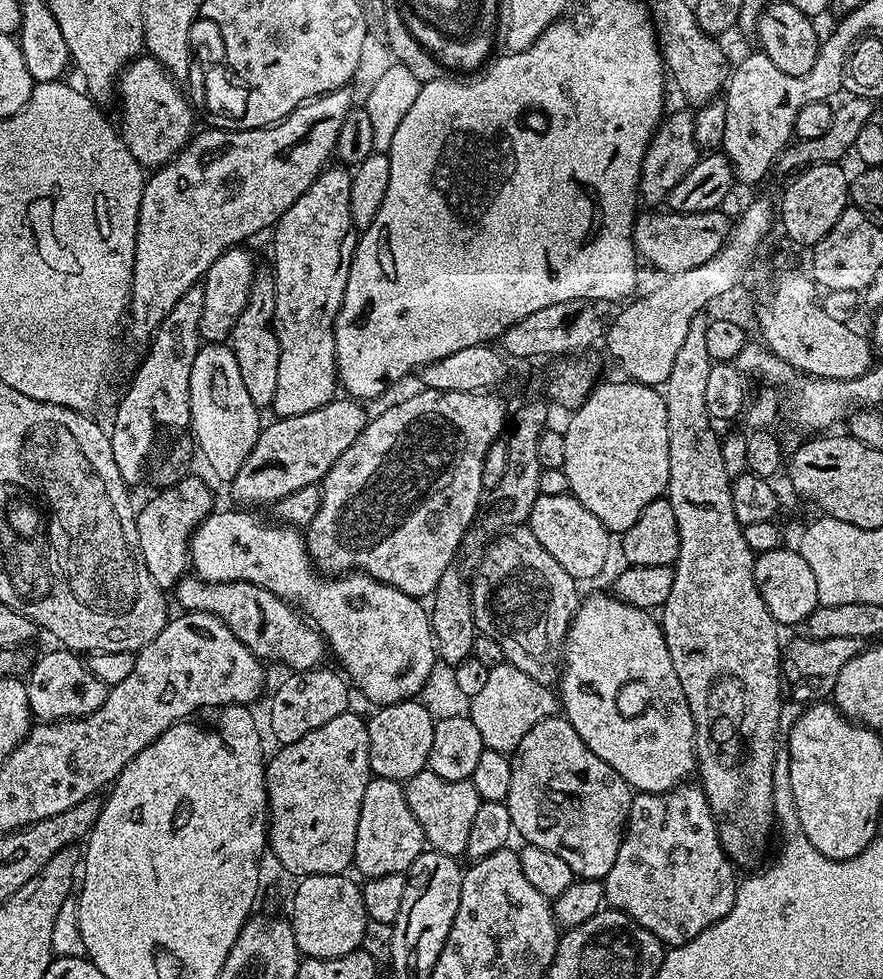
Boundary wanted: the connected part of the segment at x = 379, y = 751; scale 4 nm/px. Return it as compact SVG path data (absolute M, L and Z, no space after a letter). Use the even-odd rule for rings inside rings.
M419 699L399 700L397 704L386 704L375 709L373 716L367 717L370 738L369 773L391 780L406 782L414 774L428 768L430 745L434 742L434 720Z

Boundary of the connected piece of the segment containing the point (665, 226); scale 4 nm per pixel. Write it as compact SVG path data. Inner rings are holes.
M648 210L648 213L637 215L635 225L632 229L632 241L636 243L637 253L644 256L650 263L661 268L664 274L674 272L685 272L694 266L702 266L710 258L724 247L730 236L730 216L724 210L714 212L695 212L694 214L682 214L671 210Z

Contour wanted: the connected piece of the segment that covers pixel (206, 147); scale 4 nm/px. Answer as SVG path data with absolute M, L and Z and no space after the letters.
M343 87L328 92L325 96L318 96L316 99L308 101L307 104L300 105L284 120L279 120L276 124L270 124L267 128L247 128L237 132L216 126L213 127L213 132L197 131L177 156L173 156L168 163L160 165L145 179L142 206L138 210L138 230L136 231L134 270L132 271L132 295L127 307L130 320L132 316L132 336L141 346L147 345L151 341L152 337L156 335L156 331L160 329L160 323L164 321L166 314L170 314L170 310L174 310L174 302L178 302L178 298L182 298L182 294L186 294L186 290L190 290L194 284L203 281L204 276L210 270L210 266L214 266L214 262L218 262L218 258L223 252L235 246L243 245L245 243L243 240L258 235L263 228L265 230L271 229L276 221L282 218L282 214L286 214L286 210L290 210L290 206L294 206L294 202L298 202L298 198L302 198L302 194L306 194L306 190L329 163L328 155L331 152L333 155L337 151L340 131L346 122L348 113L354 107L354 101L352 101L352 96L348 91L347 87Z

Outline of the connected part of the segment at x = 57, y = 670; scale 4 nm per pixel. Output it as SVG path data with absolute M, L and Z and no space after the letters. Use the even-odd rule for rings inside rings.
M71 650L59 651L46 653L36 665L31 665L26 676L28 709L40 722L89 716L91 712L98 710L98 706L102 706L102 702L106 702L108 697L109 685L101 682L77 653Z

